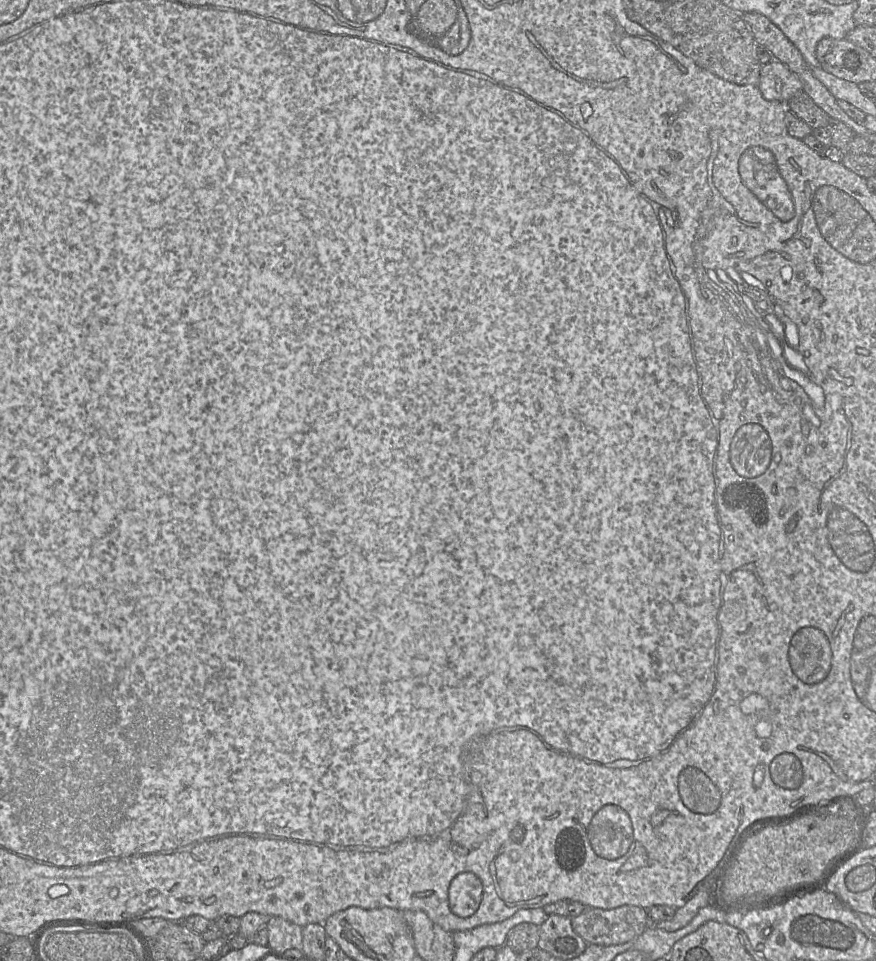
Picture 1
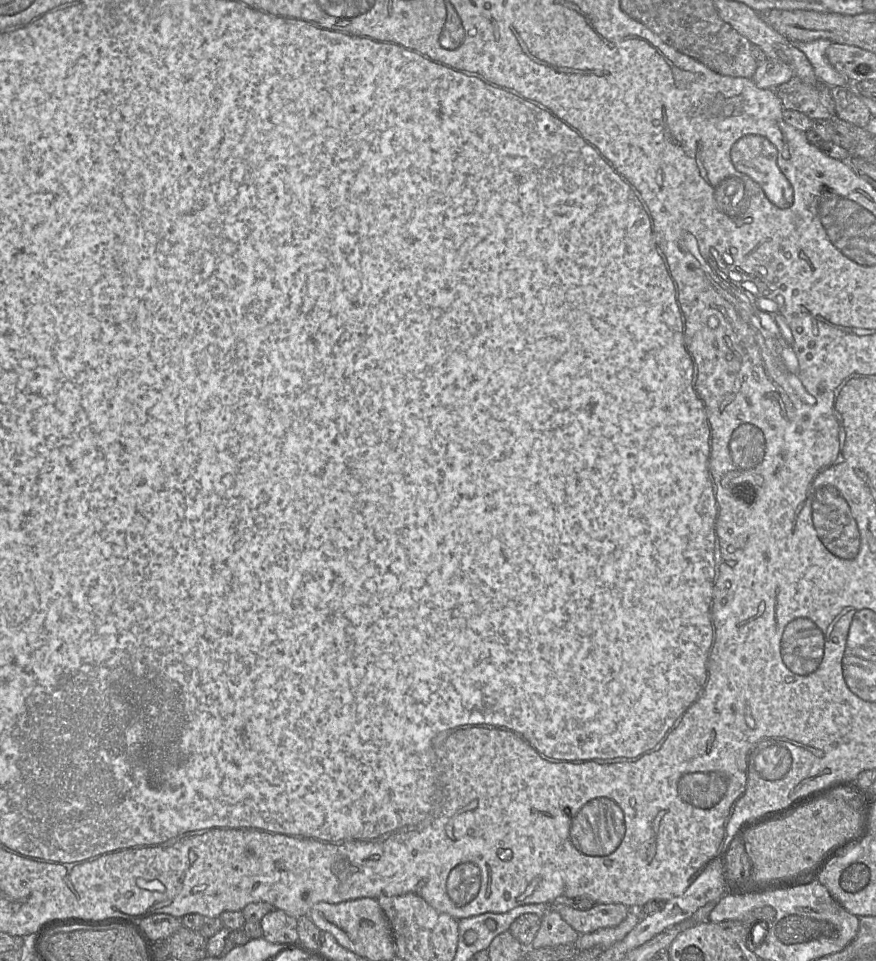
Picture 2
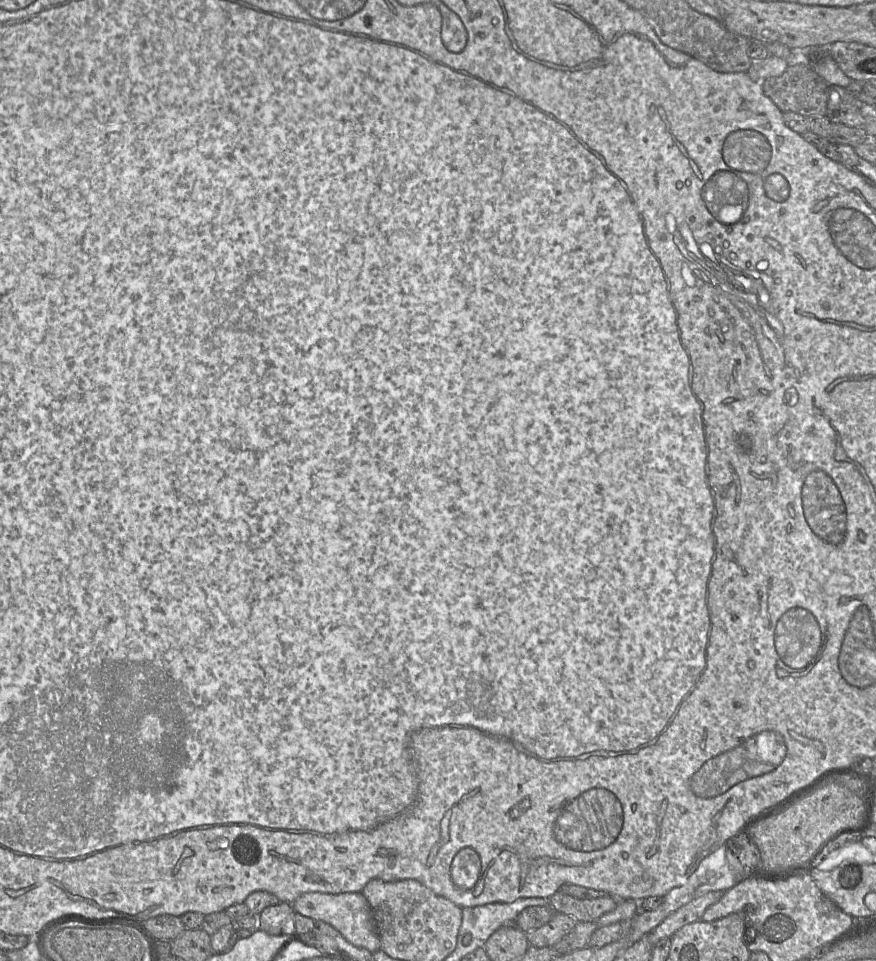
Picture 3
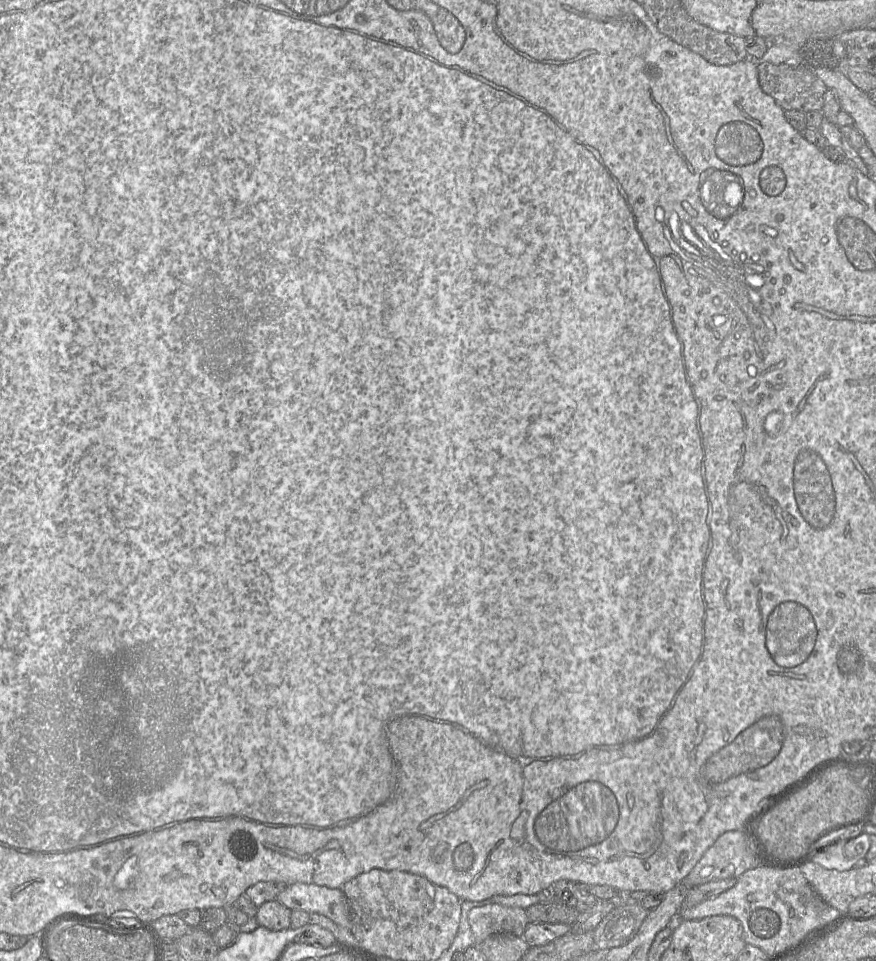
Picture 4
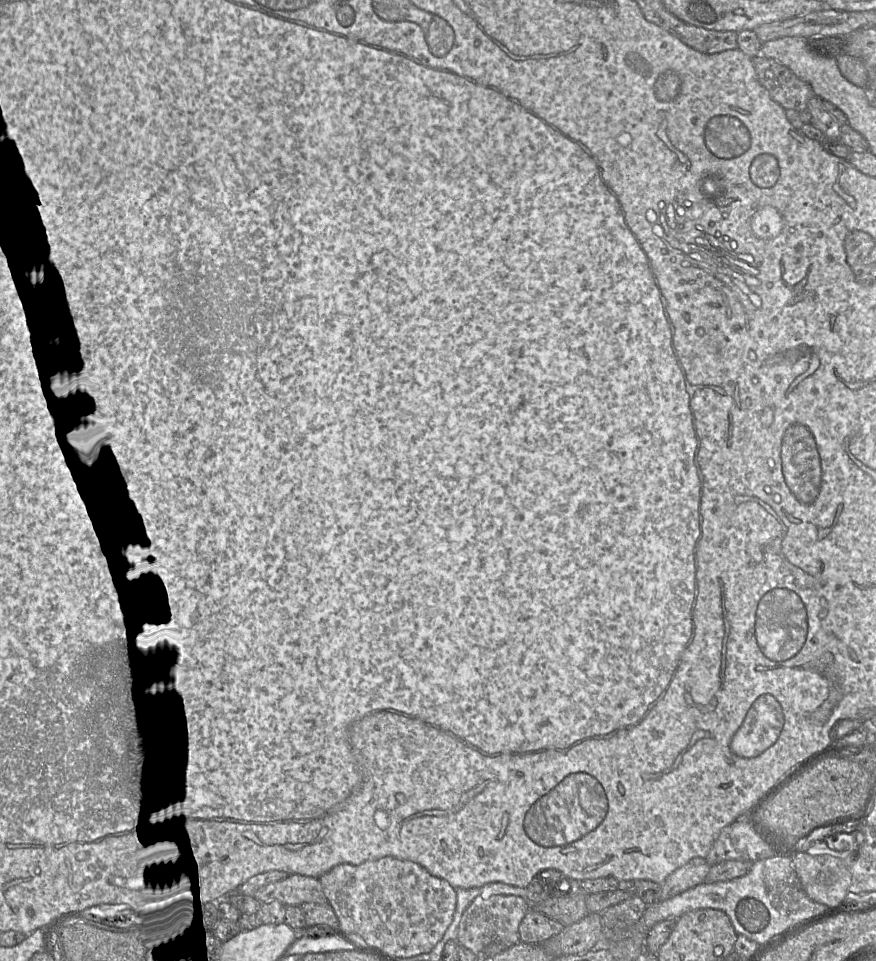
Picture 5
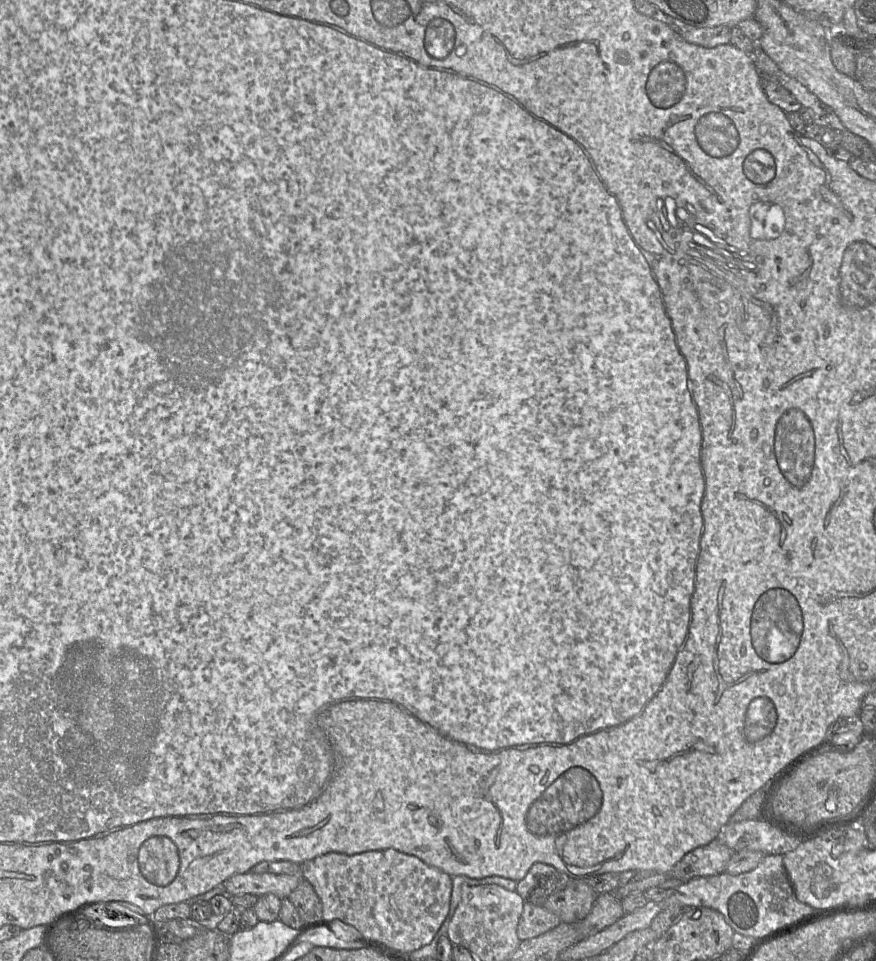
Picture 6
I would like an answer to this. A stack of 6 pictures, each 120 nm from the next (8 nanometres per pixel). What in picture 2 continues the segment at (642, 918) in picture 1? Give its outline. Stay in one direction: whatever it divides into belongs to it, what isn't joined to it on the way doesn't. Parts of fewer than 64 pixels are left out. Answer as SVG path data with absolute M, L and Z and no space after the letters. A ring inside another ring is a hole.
M596 903L588 910L567 905L554 906L554 910L579 934L585 934L619 925L628 915L630 908L622 903Z

